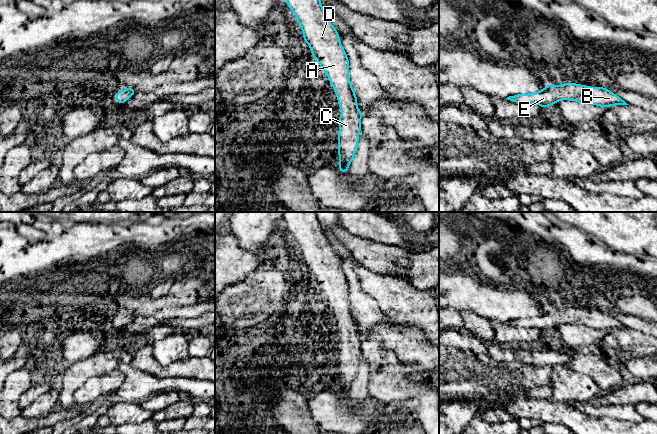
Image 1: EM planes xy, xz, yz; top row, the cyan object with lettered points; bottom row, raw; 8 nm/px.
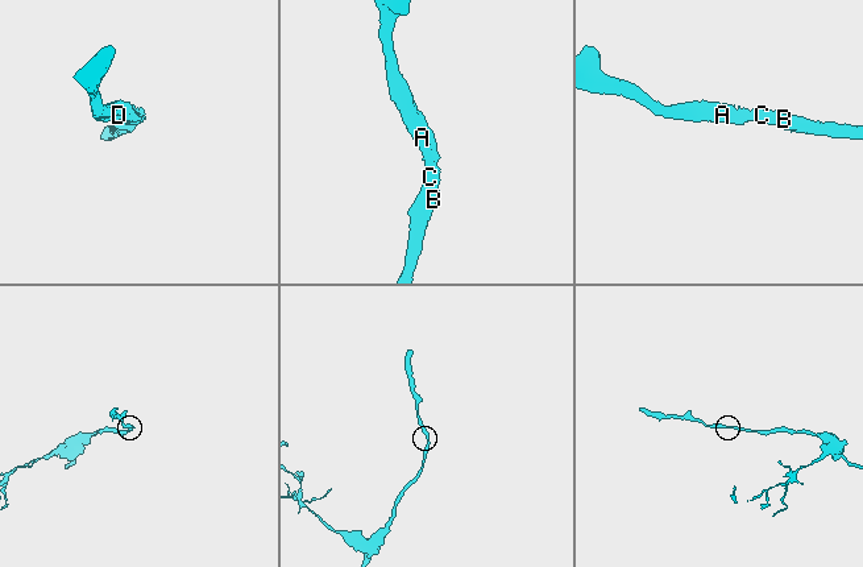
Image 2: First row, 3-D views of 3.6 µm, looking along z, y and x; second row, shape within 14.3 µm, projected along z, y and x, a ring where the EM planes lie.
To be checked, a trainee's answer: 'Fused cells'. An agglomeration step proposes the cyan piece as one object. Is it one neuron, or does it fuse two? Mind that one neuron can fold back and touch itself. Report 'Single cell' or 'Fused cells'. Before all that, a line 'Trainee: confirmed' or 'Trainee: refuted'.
Trainee: refuted
Single cell

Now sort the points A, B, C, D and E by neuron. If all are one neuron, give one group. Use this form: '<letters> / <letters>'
A B C D E

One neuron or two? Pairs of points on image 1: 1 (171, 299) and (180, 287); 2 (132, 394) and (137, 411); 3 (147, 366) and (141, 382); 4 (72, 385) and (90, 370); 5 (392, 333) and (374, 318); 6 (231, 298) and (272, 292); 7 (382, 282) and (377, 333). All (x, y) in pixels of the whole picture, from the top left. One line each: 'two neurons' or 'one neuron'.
1: one neuron
2: two neurons
3: two neurons
4: one neuron
5: two neurons
6: one neuron
7: two neurons

